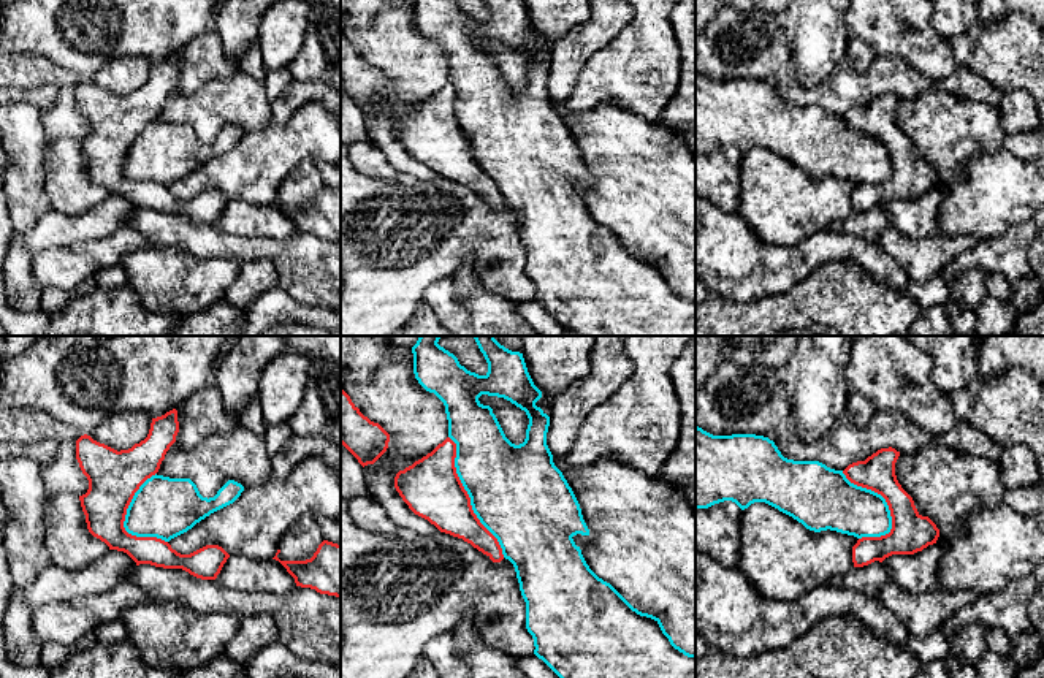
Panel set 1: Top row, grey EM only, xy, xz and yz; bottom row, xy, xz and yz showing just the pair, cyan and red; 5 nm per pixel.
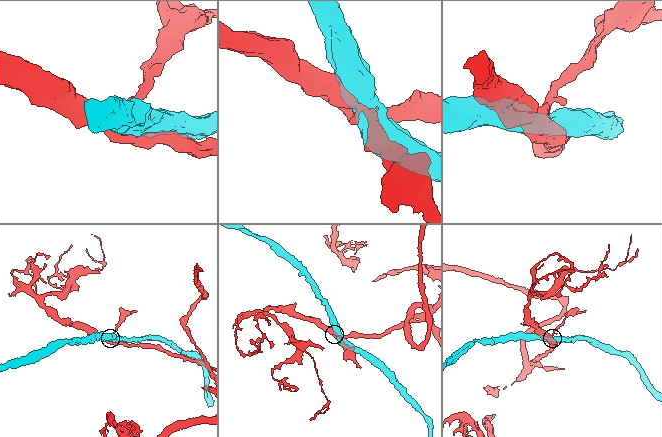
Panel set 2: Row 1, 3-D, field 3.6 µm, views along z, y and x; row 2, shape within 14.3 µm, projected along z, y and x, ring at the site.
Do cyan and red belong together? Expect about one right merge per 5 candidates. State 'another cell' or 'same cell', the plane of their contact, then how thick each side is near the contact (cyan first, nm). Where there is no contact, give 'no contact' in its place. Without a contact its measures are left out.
another cell | xz | 480/300 nm

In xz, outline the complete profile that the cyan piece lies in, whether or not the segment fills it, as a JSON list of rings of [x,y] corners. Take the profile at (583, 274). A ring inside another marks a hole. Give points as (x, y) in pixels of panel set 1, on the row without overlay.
[[[413,0],[413,19],[418,29],[434,38],[445,51],[448,82],[456,89],[456,119],[471,143],[480,168],[497,184],[502,200],[516,217],[526,247],[526,274],[534,284],[534,299],[564,328],[577,336],[695,336],[695,299],[676,291],[659,263],[634,253],[610,228],[599,223],[586,209],[573,181],[589,181],[580,149],[554,111],[547,90],[550,62],[535,51],[542,36],[534,30],[523,0],[483,0],[488,17],[478,21],[459,10],[455,0]],[[482,40],[510,46],[526,57],[529,70],[523,89],[512,89],[493,54],[483,51]]]

